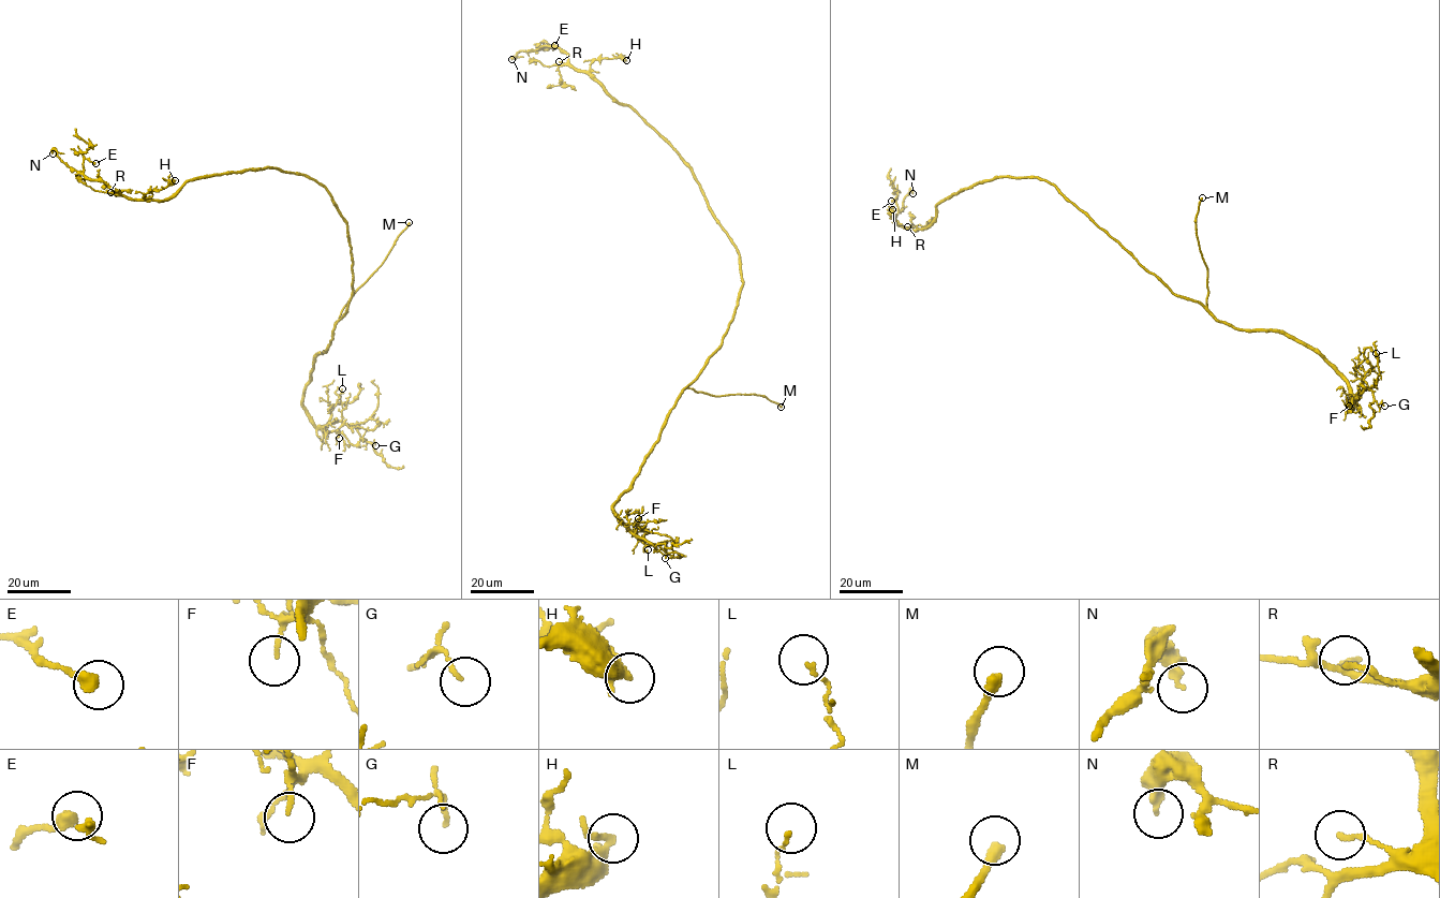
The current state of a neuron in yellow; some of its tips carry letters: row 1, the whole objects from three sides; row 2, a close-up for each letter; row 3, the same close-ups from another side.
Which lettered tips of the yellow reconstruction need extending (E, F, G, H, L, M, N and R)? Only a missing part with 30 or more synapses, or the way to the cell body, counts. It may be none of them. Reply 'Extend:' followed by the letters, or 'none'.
Extend: M

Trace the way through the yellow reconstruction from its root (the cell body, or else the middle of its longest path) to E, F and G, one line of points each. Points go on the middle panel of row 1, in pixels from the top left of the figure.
E: (739, 295), (740, 254), (692, 167), (636, 112), (587, 72), (577, 71), (565, 53), (539, 48), (554, 45)
F: (739, 295), (722, 346), (683, 391), (659, 440), (613, 504), (627, 526), (638, 524), (638, 518)
G: (739, 295), (722, 346), (683, 391), (659, 440), (613, 506), (619, 520), (665, 558)

